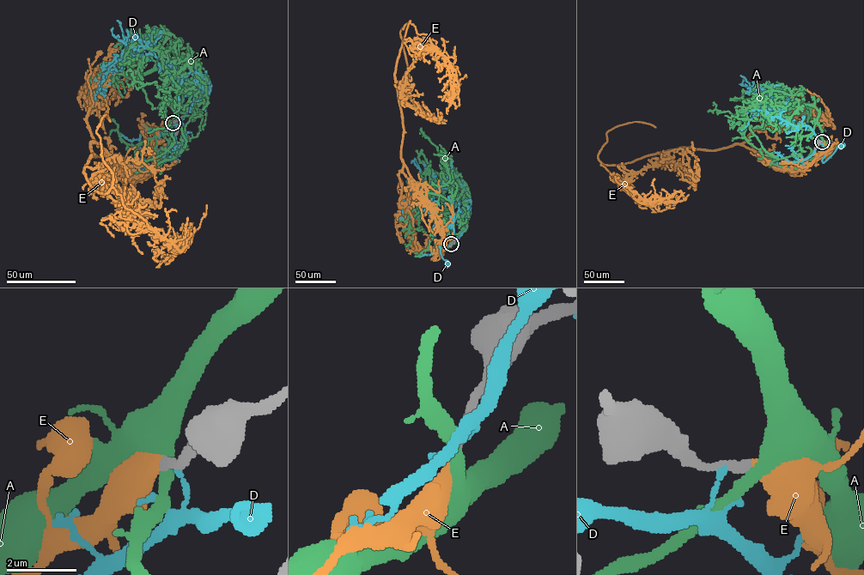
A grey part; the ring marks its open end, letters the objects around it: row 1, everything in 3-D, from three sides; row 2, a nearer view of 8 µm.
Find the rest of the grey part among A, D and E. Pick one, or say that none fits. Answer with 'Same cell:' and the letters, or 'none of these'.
Same cell: E

